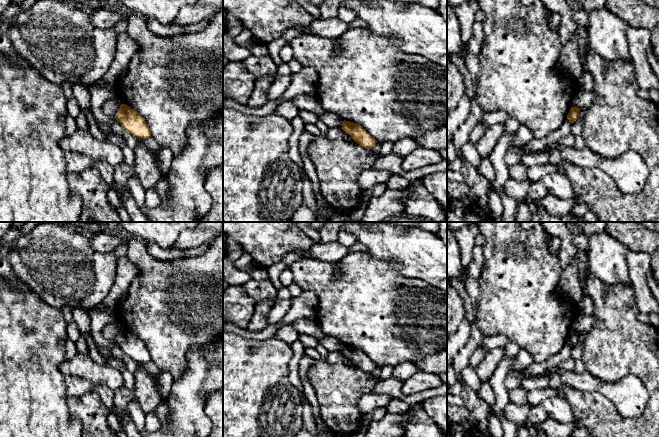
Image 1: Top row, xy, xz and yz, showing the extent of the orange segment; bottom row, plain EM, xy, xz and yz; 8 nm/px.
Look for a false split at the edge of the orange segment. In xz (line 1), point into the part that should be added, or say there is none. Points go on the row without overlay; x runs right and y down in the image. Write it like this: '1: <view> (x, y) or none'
1: none

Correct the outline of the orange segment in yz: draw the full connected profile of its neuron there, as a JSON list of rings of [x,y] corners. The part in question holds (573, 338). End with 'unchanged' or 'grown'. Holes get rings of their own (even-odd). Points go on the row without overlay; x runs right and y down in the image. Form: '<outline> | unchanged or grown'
[[[574,330],[573,332],[570,333],[568,339],[567,339],[567,343],[569,344],[569,346],[571,348],[573,348],[579,341],[579,337],[580,337],[580,332]]] | unchanged

